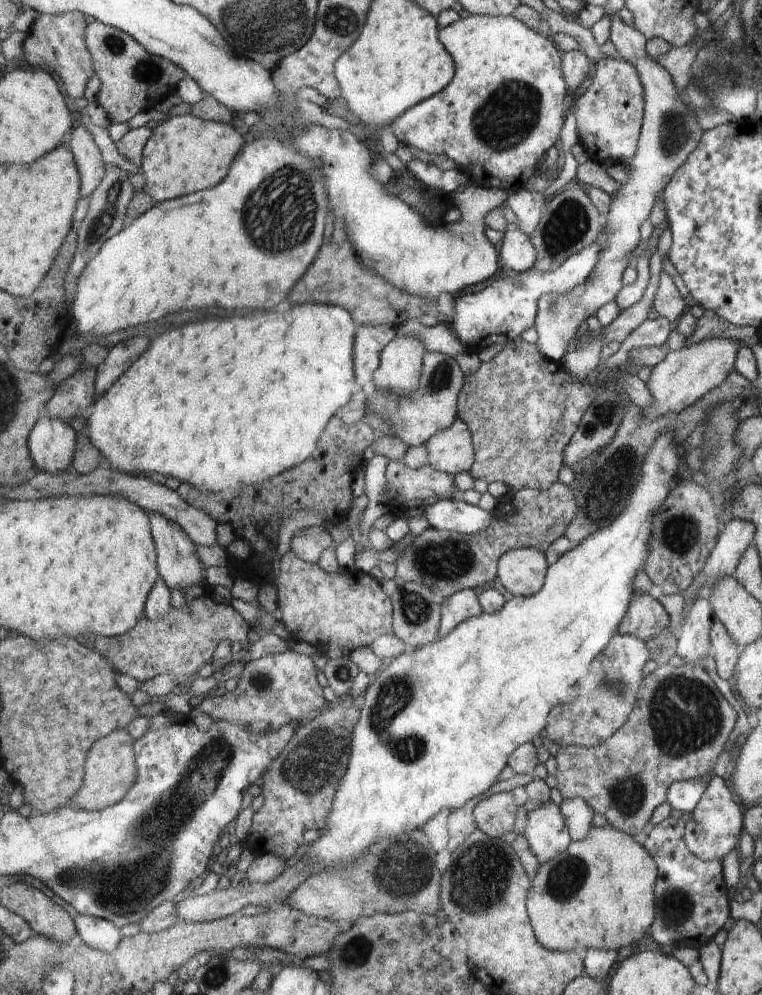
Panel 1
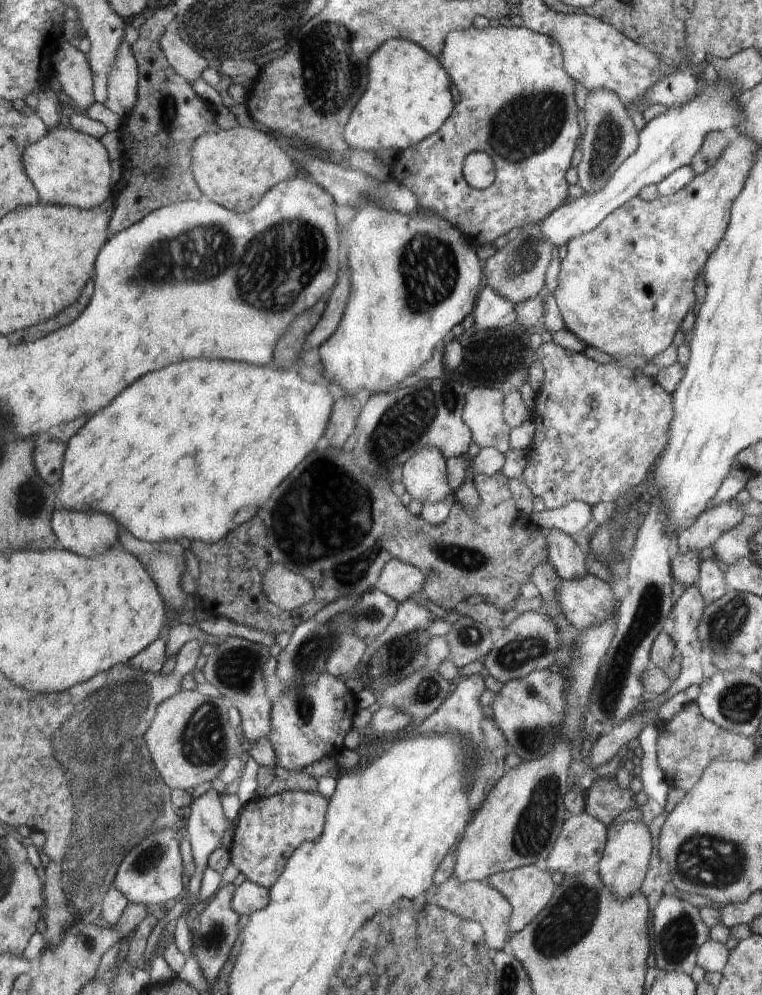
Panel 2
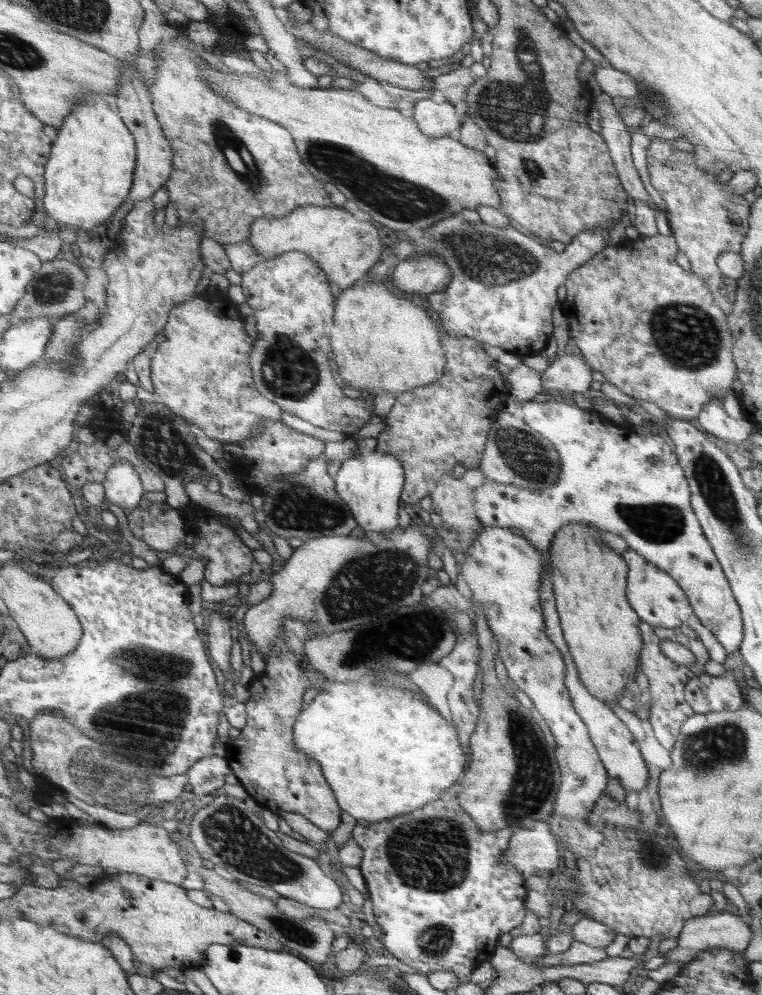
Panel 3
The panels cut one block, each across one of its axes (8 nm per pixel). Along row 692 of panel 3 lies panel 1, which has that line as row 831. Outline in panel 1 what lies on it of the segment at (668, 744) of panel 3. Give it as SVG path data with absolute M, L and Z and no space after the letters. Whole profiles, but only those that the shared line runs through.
M668 817L654 825L644 842L644 847L651 855L654 862L658 862L657 869L662 870L662 878L658 878L658 922L654 922L654 930L650 931L651 937L662 946L692 947L699 949L714 940L716 932L724 926L730 916L728 910L728 888L724 882L721 862L718 859L706 861L694 855L686 846L684 839L685 822L683 819Z

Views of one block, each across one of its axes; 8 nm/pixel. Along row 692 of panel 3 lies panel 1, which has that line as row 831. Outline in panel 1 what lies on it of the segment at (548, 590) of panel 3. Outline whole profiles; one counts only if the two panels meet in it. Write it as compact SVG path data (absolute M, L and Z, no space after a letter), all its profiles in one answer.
M576 797L564 800L559 809L565 818L573 841L581 841L589 836L592 830L592 809L589 803L583 798Z

